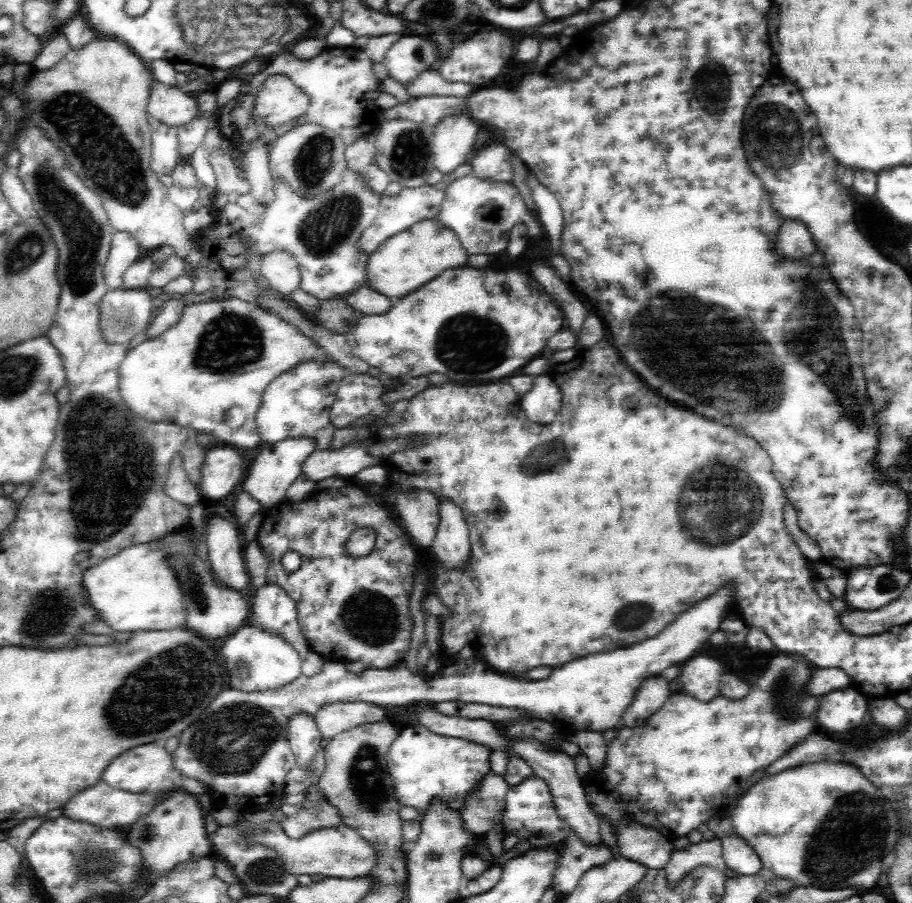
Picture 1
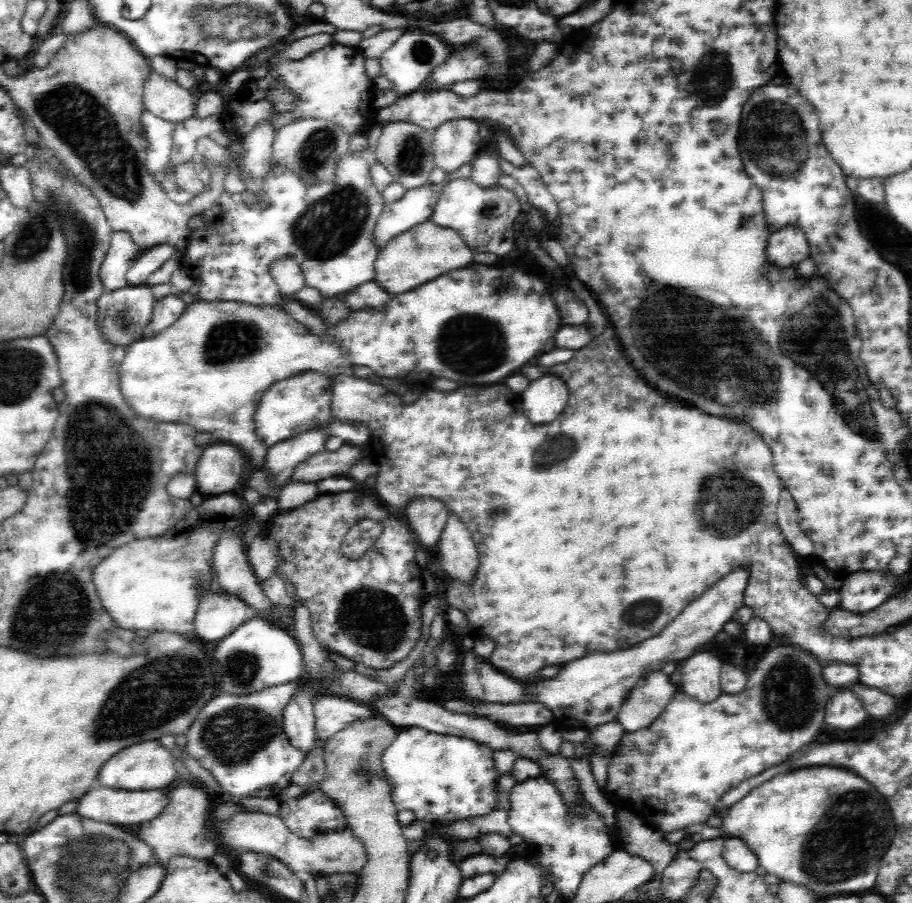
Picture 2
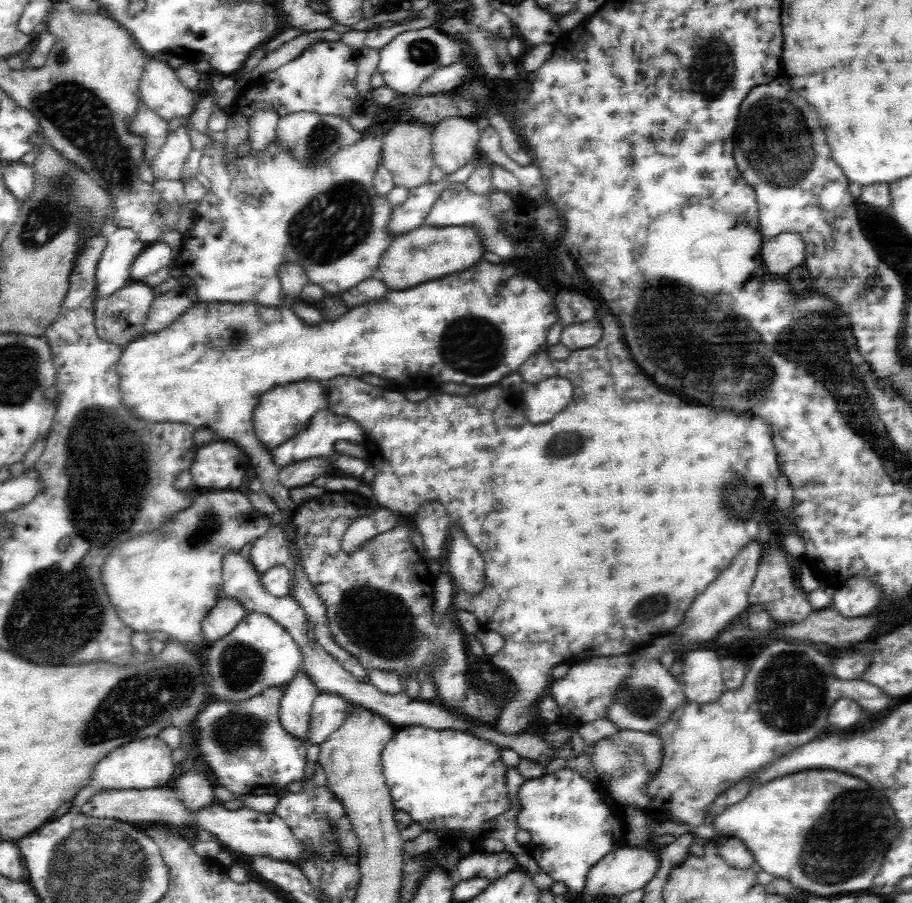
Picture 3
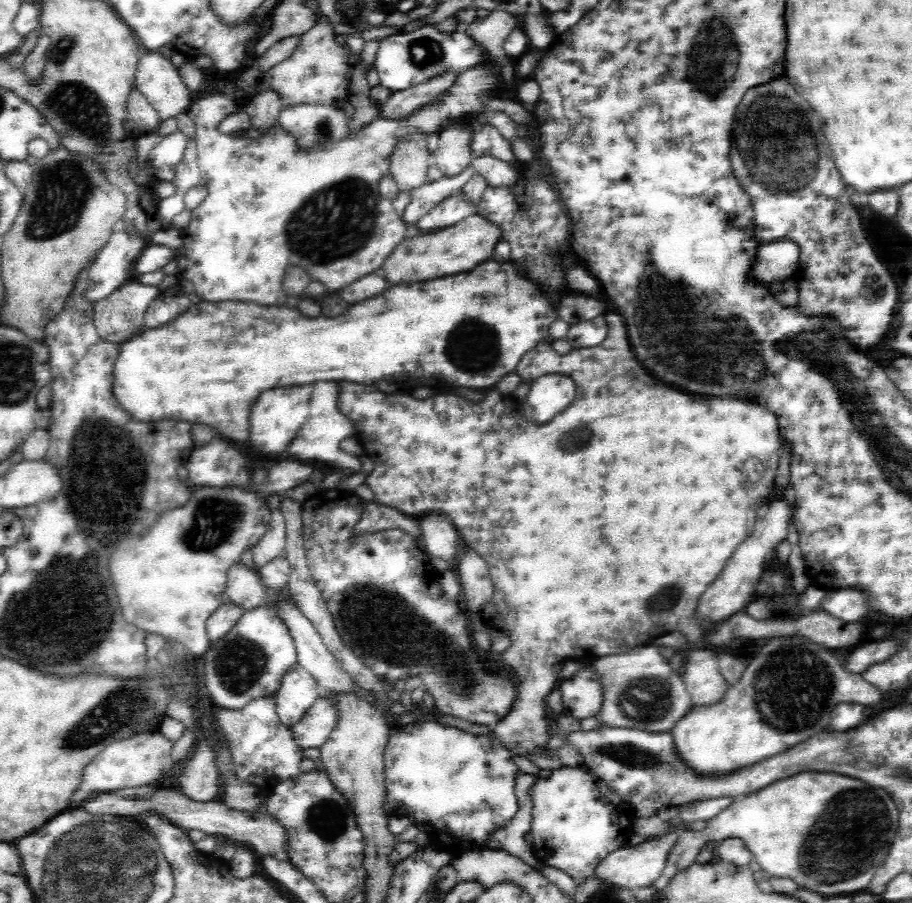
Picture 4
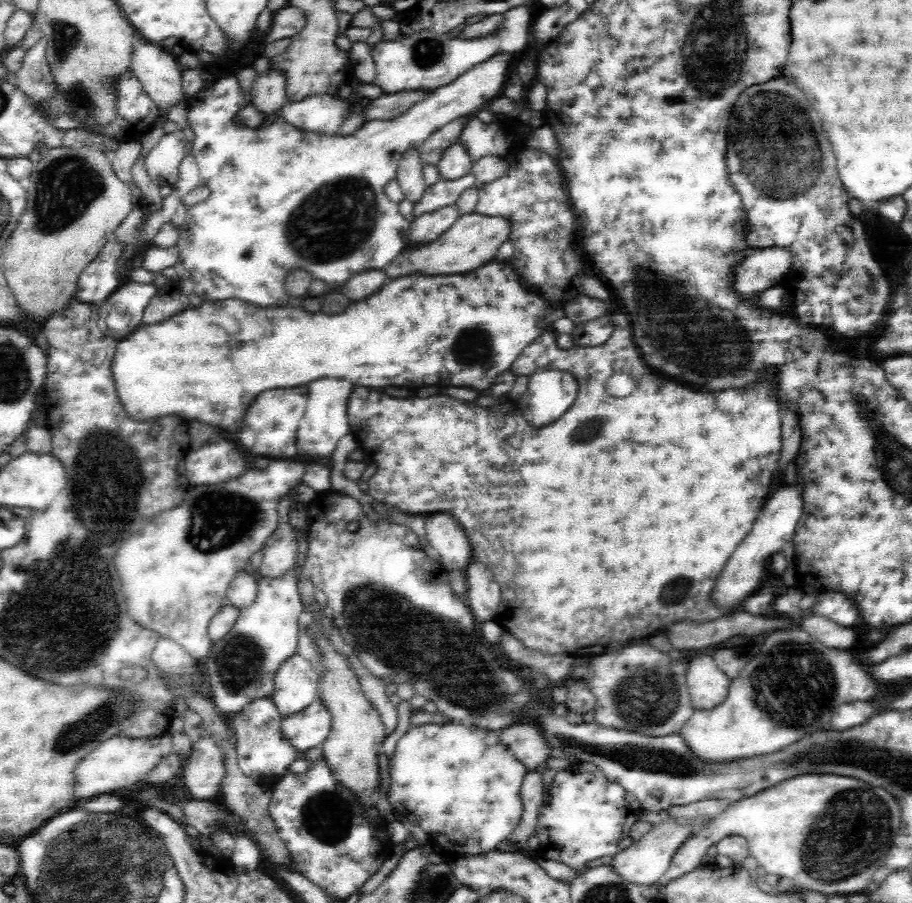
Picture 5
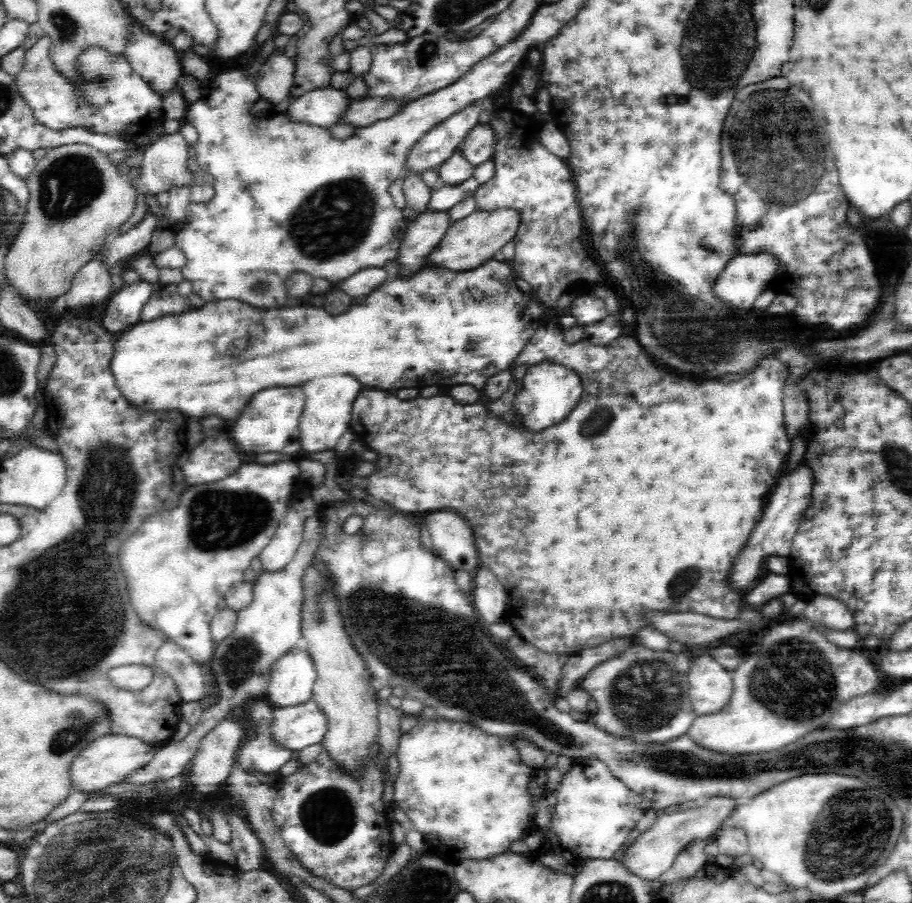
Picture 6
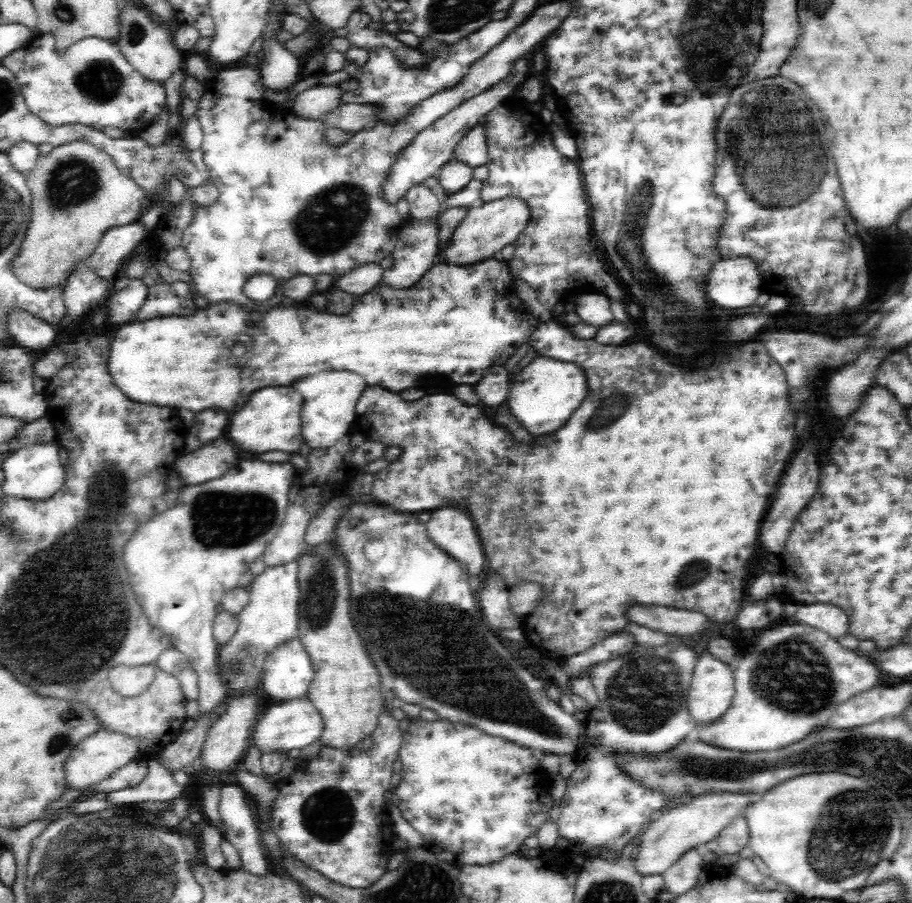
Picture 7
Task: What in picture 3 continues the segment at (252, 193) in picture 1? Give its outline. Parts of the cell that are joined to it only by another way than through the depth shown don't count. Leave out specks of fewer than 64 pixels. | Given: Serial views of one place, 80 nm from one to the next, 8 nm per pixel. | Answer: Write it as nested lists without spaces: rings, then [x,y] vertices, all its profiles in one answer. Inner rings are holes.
[[[260,109],[249,118],[248,141],[249,153],[256,154],[269,146],[276,138],[278,115],[274,109]]]

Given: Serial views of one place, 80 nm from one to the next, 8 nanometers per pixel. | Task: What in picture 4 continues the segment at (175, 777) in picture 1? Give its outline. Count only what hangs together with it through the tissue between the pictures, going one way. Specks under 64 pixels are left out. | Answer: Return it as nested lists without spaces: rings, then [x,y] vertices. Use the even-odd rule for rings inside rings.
[[[157,731],[138,733],[132,738],[112,742],[85,766],[80,788],[76,789],[74,796],[66,804],[78,806],[80,802],[88,800],[92,792],[109,793],[108,790],[116,791],[122,788],[138,788],[138,786],[154,788],[156,782],[166,778],[172,770],[174,764],[170,756],[172,746],[173,742]]]

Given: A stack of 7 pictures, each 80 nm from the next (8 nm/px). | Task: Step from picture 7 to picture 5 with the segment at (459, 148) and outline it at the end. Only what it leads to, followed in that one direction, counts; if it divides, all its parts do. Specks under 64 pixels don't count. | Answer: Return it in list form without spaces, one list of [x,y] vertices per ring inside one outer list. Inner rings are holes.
[[[476,116],[471,117],[462,128],[460,140],[472,161],[484,156],[504,158],[505,151],[513,143],[513,139],[500,130],[498,123],[484,123]]]

